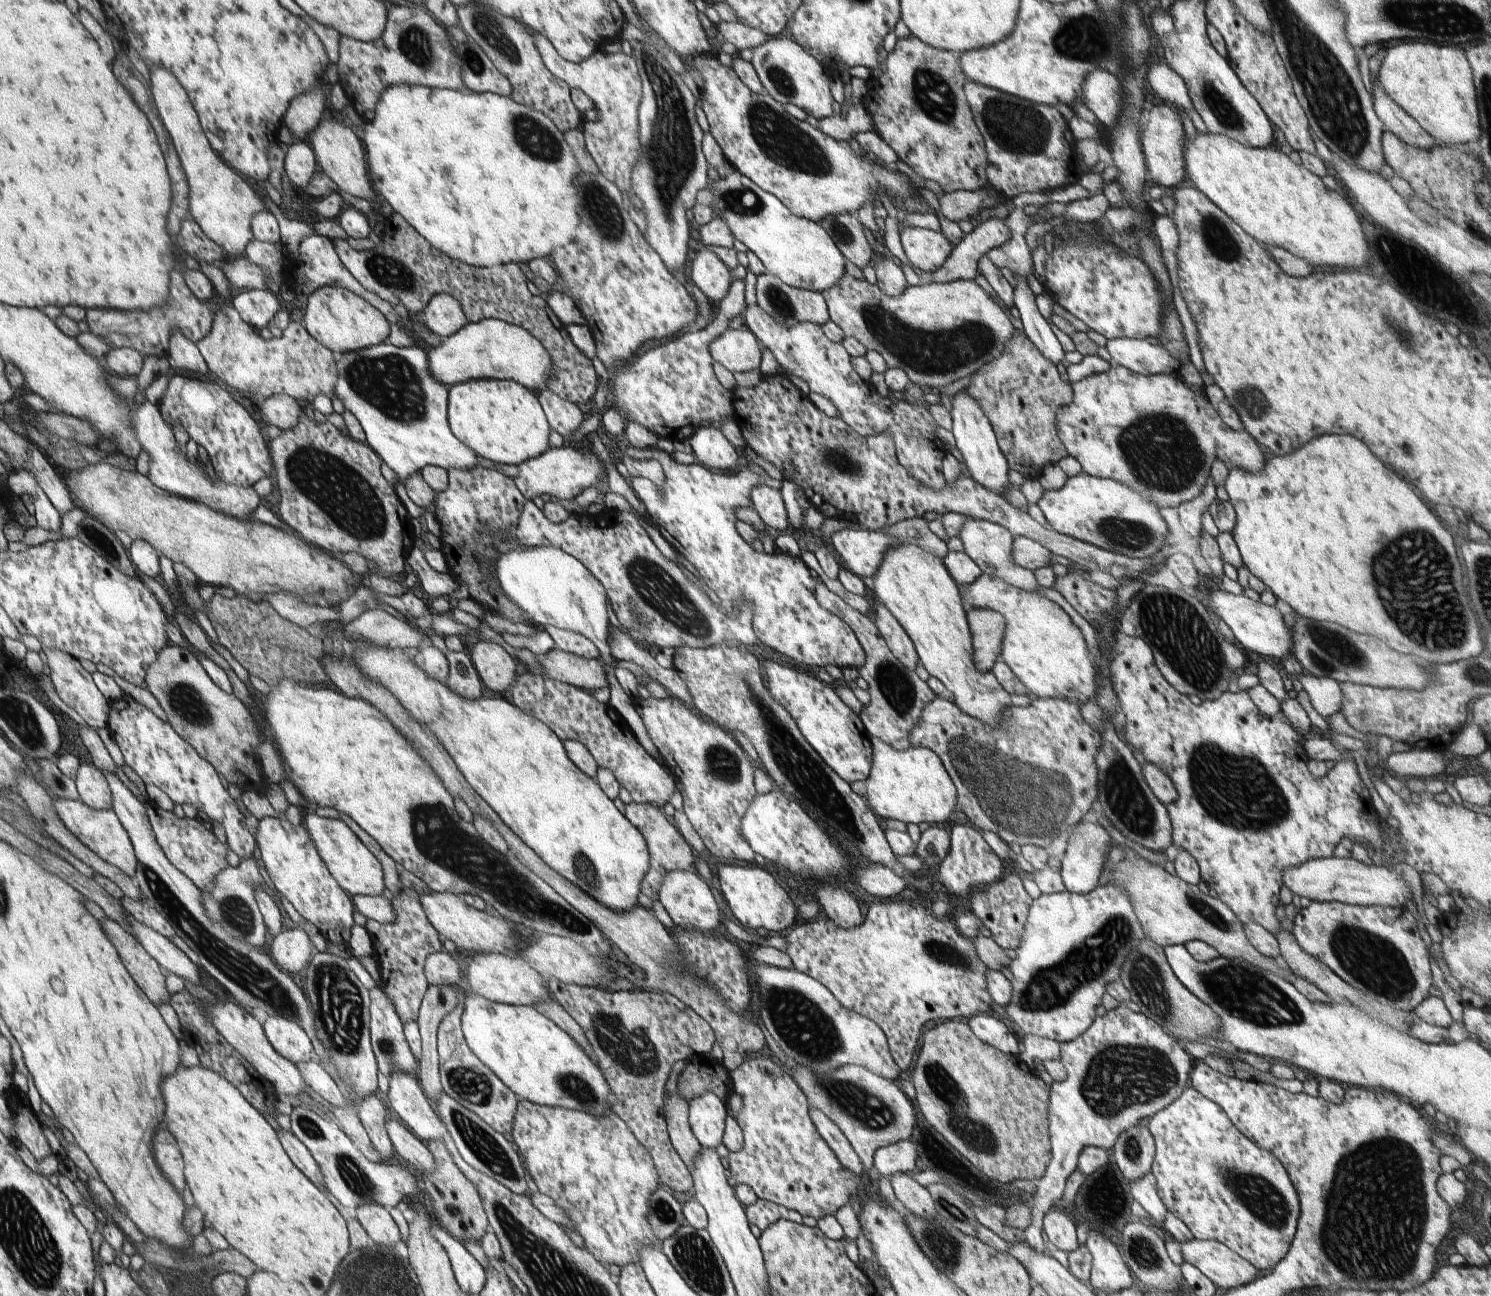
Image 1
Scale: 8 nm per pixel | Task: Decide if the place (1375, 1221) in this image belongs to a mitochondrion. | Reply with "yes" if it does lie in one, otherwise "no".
yes

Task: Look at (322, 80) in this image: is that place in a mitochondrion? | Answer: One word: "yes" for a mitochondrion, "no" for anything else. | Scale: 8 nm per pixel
no

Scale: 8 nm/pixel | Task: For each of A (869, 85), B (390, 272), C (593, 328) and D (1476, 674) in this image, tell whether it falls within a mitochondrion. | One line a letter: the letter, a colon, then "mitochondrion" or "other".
A: other
B: mitochondrion
C: other
D: mitochondrion

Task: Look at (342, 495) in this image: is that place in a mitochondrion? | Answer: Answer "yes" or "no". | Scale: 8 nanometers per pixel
yes

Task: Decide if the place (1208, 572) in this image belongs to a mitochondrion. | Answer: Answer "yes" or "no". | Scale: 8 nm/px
no

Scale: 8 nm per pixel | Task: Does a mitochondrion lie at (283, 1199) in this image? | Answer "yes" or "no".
no

